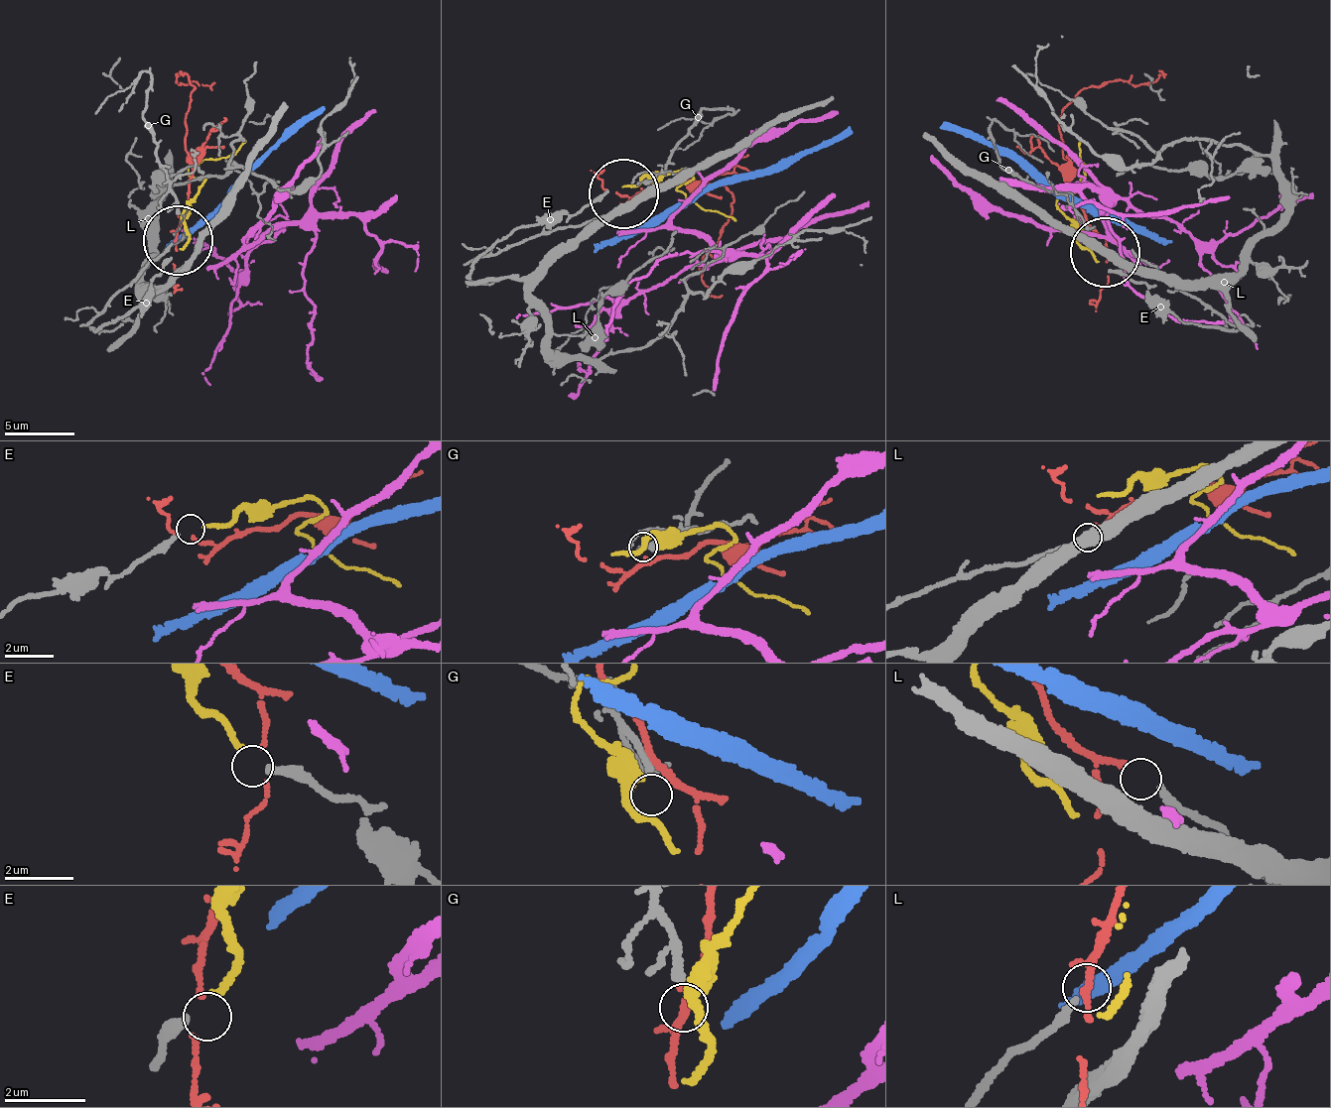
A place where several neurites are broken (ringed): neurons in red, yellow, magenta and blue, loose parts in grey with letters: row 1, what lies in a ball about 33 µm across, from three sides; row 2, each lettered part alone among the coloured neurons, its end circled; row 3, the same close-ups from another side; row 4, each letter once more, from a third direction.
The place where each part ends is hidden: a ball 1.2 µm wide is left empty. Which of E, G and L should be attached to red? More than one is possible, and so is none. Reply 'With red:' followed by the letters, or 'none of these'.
With red: L

